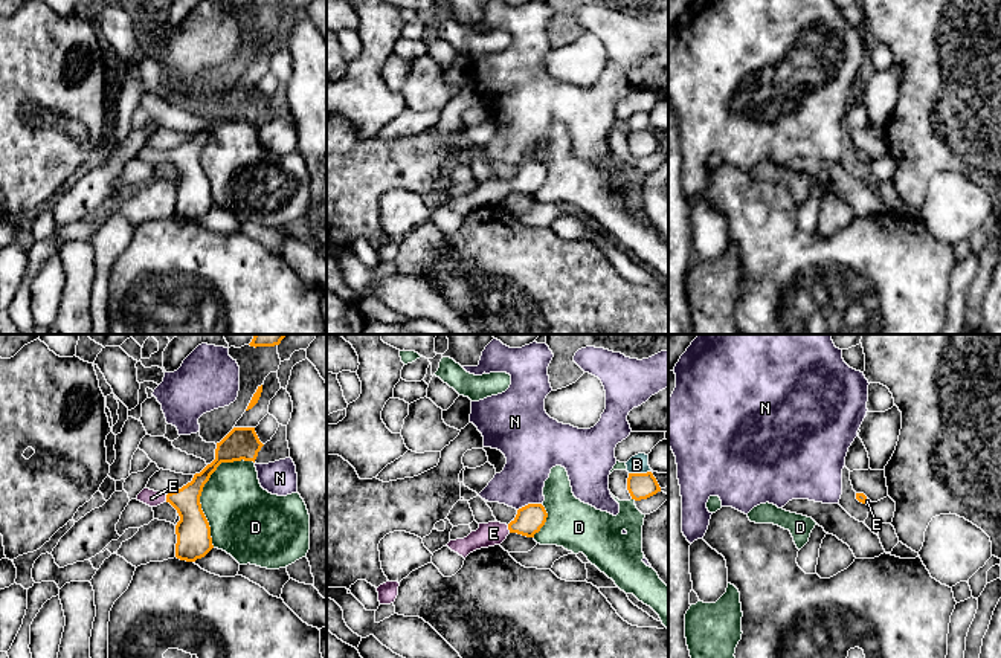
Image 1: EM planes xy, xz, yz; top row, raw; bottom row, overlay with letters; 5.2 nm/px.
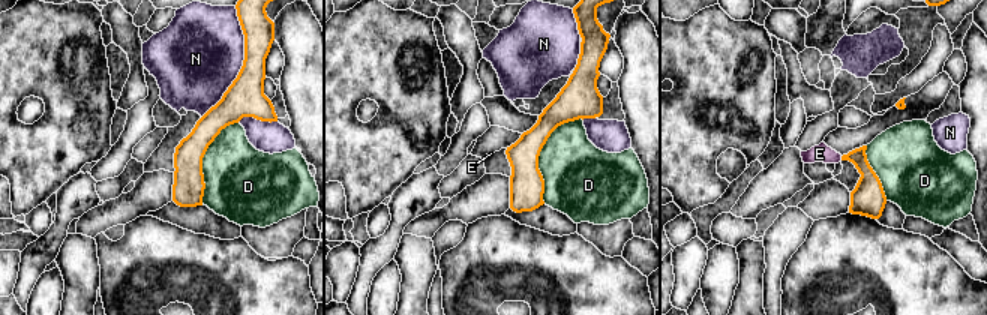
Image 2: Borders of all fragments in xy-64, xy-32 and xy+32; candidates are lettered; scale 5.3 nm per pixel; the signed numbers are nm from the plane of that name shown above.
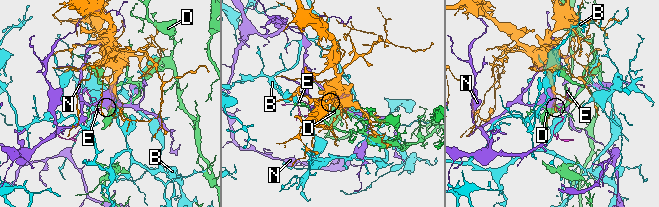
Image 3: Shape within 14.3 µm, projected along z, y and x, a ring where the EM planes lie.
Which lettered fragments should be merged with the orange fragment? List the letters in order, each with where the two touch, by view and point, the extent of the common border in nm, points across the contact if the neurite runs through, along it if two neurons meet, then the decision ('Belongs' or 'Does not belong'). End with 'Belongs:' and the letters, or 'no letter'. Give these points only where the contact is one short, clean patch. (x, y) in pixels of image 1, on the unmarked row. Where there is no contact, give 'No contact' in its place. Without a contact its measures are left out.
B: Touches orange at xz (638, 132). Shared border 110 nm. Does not belong
D: Touches orange at xy (202, 148). Shared border 500 nm. Does not belong
E: Touches orange at xy (167, 156). Shared border 40 nm. Path across: xy (193, 188), (191, 173), (167, 156), (151, 156). Belongs
N: Touches orange at xz (528, 162). Shared border 130 nm. Does not belong
Belongs: E

